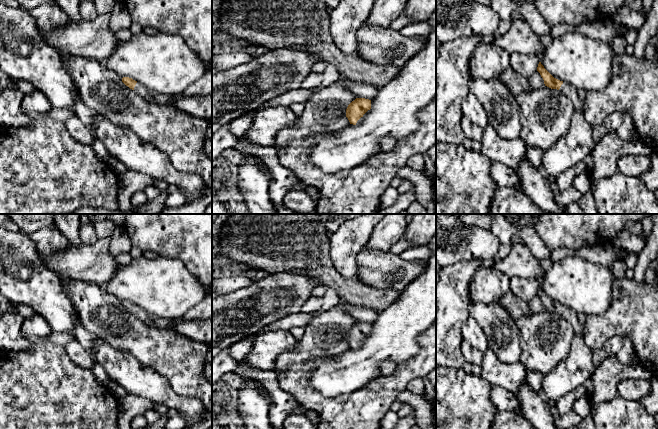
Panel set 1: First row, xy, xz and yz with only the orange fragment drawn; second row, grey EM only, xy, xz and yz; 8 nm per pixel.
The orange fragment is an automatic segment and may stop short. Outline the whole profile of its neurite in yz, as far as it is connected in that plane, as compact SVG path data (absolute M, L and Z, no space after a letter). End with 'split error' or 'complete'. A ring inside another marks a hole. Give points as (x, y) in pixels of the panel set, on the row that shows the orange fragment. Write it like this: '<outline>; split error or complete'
M539 62L537 71L540 73L541 77L544 80L545 86L551 88L551 89L557 89L564 95L566 95L574 104L576 111L584 112L584 106L585 103L582 101L578 95L577 89L574 88L572 85L560 81L556 78L554 78Z; split error

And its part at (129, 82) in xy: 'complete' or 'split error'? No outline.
split error

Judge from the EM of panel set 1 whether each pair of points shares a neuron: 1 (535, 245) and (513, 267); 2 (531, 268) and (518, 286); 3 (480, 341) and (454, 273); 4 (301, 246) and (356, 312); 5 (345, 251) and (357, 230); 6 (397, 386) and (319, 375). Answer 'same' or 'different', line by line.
1: different
2: different
3: different
4: different
5: same
6: different

